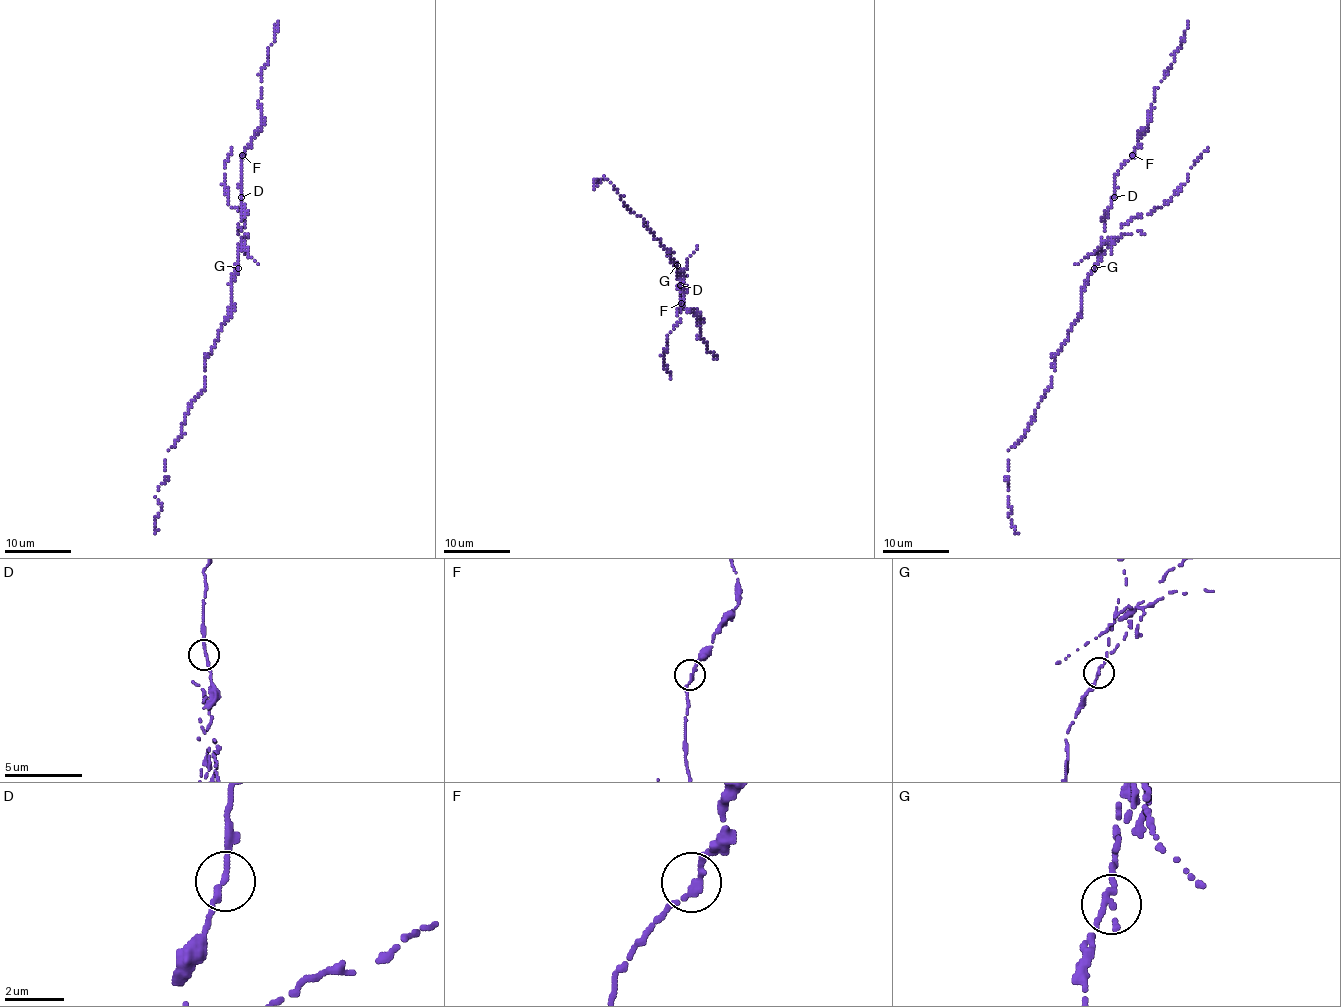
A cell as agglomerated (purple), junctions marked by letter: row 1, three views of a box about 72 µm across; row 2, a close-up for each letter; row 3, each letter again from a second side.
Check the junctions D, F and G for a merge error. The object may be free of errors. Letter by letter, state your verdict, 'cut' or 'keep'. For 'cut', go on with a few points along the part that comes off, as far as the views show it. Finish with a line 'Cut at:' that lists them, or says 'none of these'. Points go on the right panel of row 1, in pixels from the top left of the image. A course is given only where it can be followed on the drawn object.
D: keep
F: keep
G: cut | (1094, 268), (1109, 242), (1124, 233), (1122, 227), (1164, 205), (1208, 148)
Cut at: G

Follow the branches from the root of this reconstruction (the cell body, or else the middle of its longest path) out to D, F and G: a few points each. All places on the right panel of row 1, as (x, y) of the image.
D: (1085, 285), (1097, 263), (1105, 230), (1104, 218), (1114, 197)
F: (1085, 285), (1097, 263), (1105, 230), (1104, 218), (1114, 197), (1115, 175), (1132, 155)
G: (1085, 285), (1094, 268)

